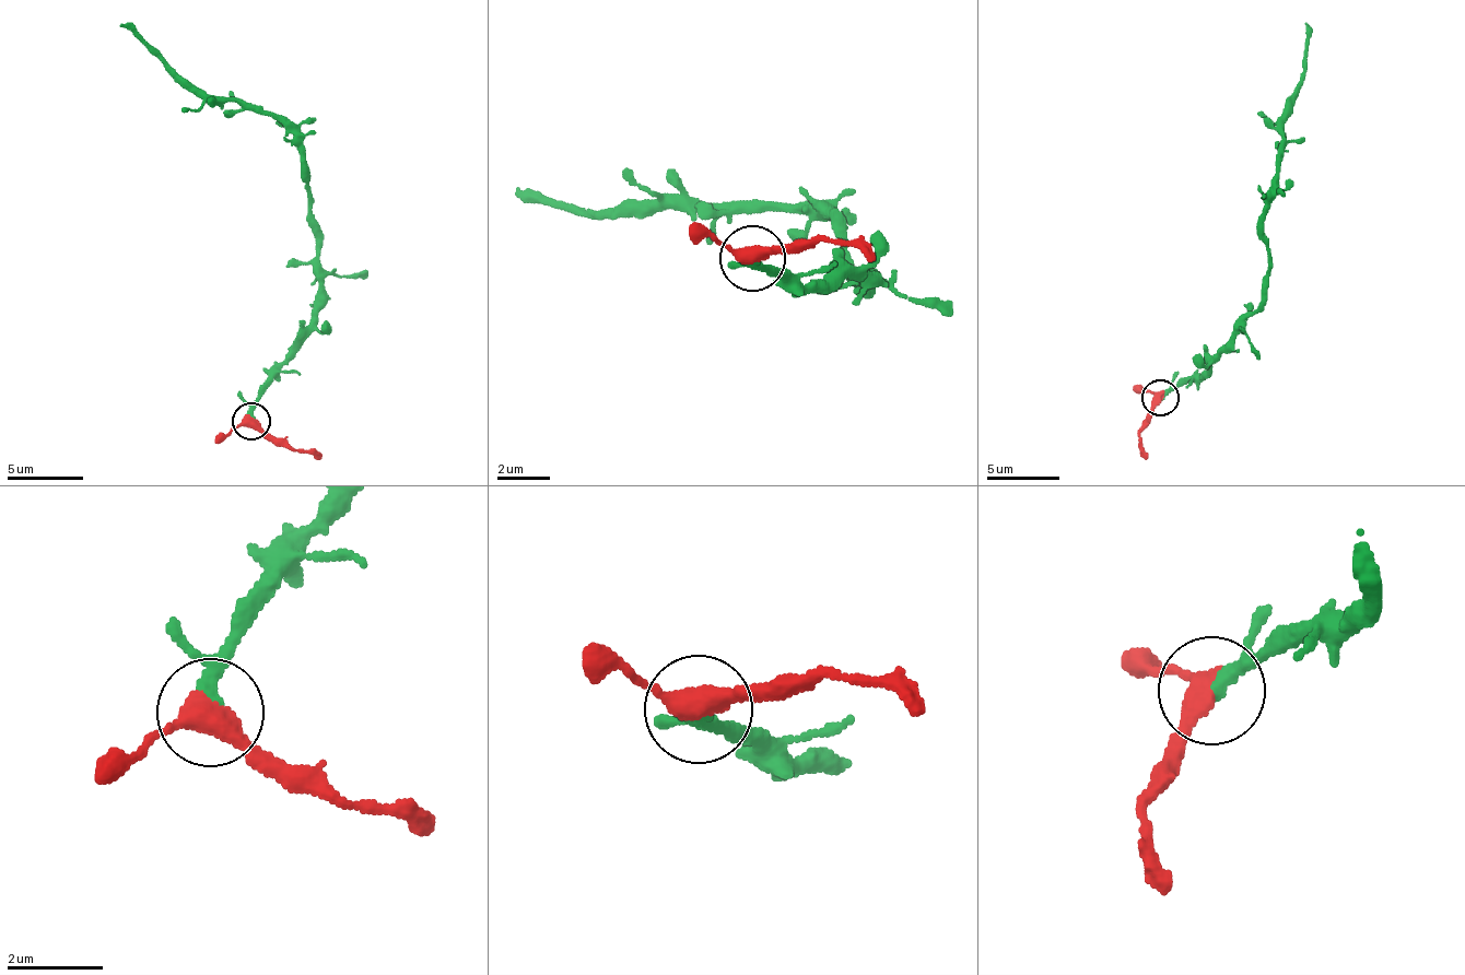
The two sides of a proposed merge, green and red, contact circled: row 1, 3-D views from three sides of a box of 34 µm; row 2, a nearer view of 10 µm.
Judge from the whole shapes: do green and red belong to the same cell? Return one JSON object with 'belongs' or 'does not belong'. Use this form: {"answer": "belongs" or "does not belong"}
{"answer": "belongs"}

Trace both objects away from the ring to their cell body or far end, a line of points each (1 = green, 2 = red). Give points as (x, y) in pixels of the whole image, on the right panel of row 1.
1: (1159, 399), (1200, 378), (1260, 304), (1267, 274), (1264, 214), (1280, 165), (1286, 114), (1303, 69), (1305, 25)
2: (1159, 399), (1138, 437), (1147, 459)

